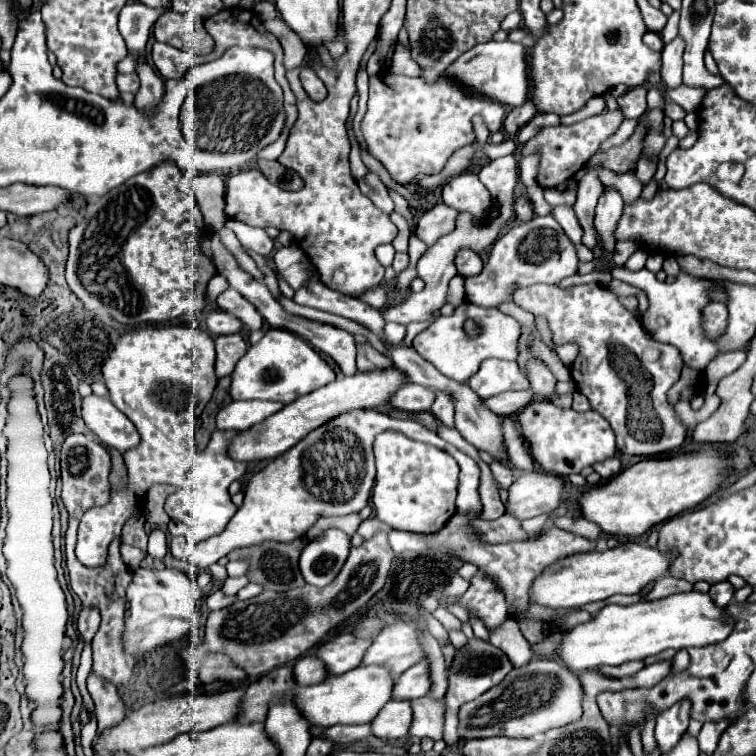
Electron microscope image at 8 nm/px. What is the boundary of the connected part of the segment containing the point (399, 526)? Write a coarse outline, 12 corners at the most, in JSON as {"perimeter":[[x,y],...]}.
{"perimeter":[[397,431],[375,437],[373,505],[397,531],[455,515],[455,459]]}

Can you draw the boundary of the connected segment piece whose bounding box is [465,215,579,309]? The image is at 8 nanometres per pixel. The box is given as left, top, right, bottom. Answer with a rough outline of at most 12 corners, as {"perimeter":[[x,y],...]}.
{"perimeter":[[551,217],[499,237],[465,299],[483,309],[535,283],[577,273],[577,253]]}

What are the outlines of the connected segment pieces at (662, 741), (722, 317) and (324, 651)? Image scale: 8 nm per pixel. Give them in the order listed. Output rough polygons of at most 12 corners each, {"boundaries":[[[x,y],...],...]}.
{"boundaries":[[[689,699],[657,717],[655,739],[661,753],[687,733]],[[709,303],[703,309],[703,331],[717,339],[727,327],[727,307]],[[353,633],[319,645],[317,657],[331,675],[361,665],[373,639]]]}

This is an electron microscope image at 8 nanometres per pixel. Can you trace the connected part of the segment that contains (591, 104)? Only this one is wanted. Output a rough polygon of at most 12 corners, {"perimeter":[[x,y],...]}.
{"perimeter":[[604,95],[592,97],[583,108],[563,115],[561,123],[577,123],[606,109]]}

